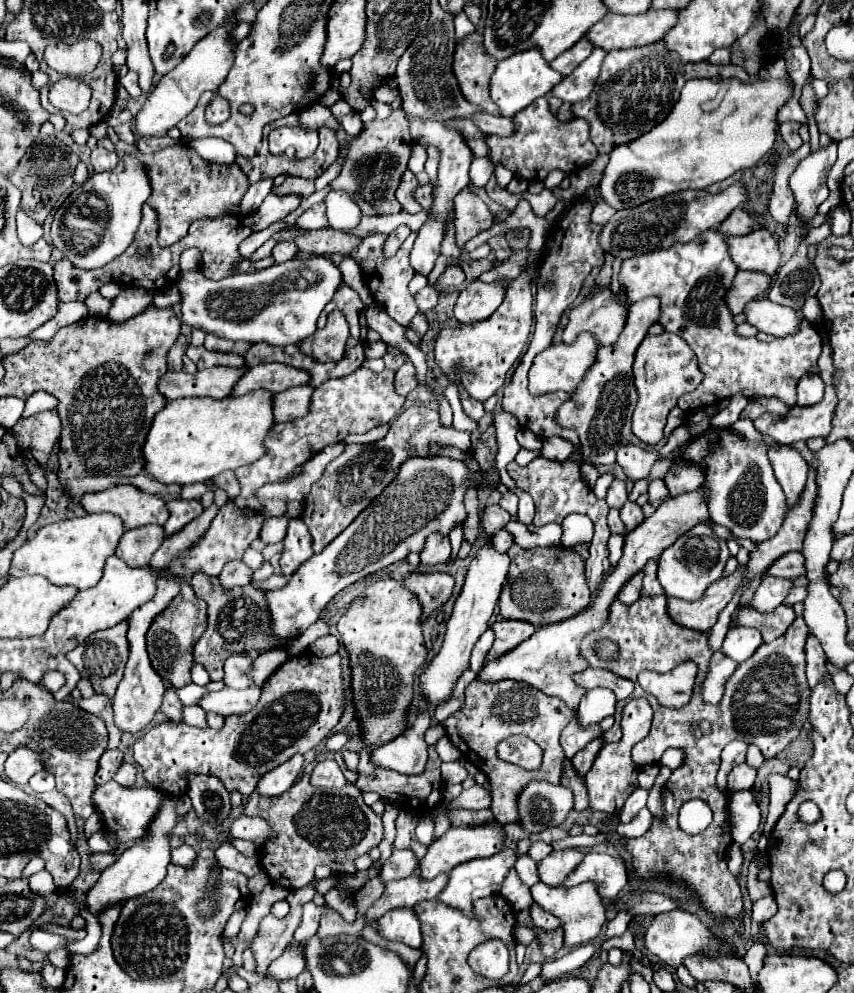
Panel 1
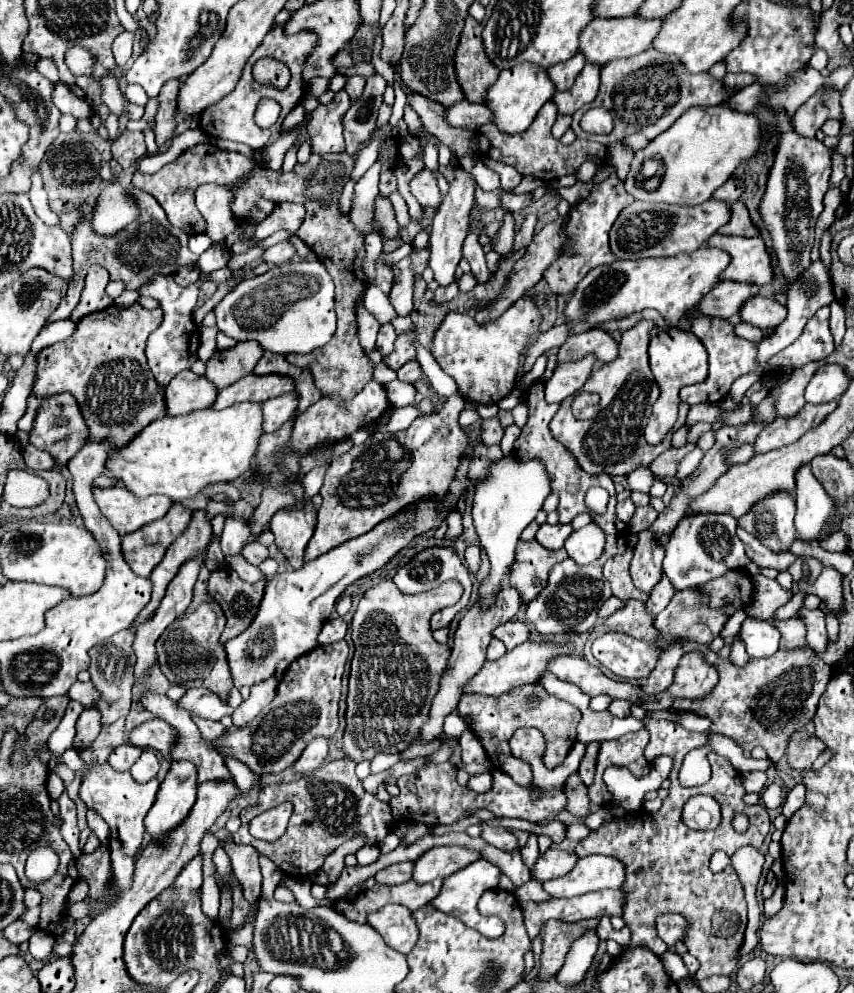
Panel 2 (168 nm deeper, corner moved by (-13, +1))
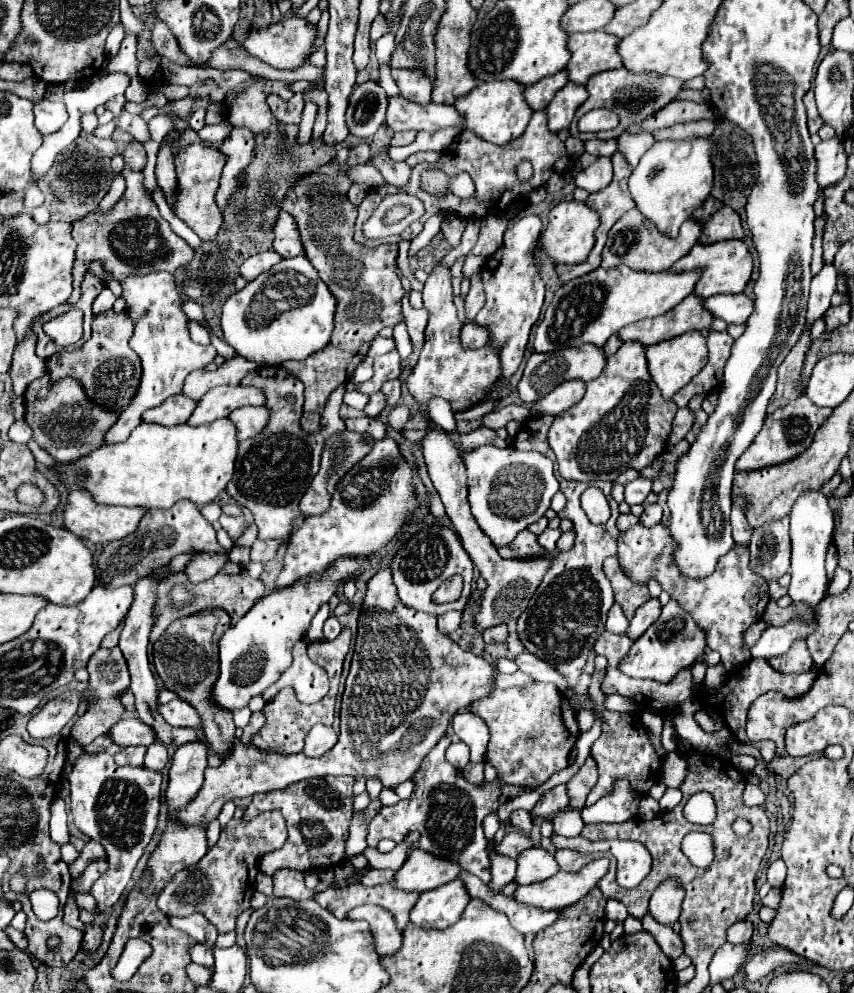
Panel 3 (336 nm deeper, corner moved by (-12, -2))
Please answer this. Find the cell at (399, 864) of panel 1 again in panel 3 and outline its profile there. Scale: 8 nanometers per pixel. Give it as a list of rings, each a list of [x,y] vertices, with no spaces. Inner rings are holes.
[[[369,870],[361,882],[365,886],[377,886],[377,884],[387,884],[387,882],[393,882],[395,880],[395,870]]]

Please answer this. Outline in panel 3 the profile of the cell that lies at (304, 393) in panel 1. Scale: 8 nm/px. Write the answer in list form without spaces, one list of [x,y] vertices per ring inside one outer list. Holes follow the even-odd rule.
[[[243,406],[229,414],[233,424],[237,424],[239,440],[255,438],[257,434],[261,434],[269,424],[269,416],[271,410],[267,406]]]

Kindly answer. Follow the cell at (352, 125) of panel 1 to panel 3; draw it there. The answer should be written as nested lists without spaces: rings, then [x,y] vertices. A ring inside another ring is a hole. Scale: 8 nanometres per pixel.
[[[365,82],[355,86],[349,96],[349,108],[345,114],[349,134],[357,138],[367,138],[369,134],[375,134],[385,122],[387,102],[389,100],[381,84]]]

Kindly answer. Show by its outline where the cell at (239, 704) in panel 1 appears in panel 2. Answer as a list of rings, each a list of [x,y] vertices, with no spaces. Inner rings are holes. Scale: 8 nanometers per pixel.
[[[188,689],[178,701],[178,707],[188,709],[190,715],[198,715],[210,721],[220,721],[224,715],[234,713],[234,709],[226,701],[220,701],[208,689]]]

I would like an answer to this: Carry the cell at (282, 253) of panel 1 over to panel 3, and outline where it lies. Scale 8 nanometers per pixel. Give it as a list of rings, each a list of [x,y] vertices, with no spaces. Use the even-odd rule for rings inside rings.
[[[269,250],[269,252],[261,252],[261,254],[255,254],[251,258],[247,258],[243,264],[241,264],[241,276],[245,276],[247,280],[253,280],[257,278],[259,274],[271,270],[277,262],[281,262],[281,254],[277,254],[275,250]]]

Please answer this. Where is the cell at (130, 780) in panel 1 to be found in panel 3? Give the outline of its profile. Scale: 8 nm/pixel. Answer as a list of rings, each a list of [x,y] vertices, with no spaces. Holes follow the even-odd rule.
[[[153,742],[149,748],[147,748],[147,754],[145,754],[145,768],[147,770],[155,770],[155,772],[161,772],[165,768],[169,760],[169,752],[167,748],[161,744],[161,742]]]

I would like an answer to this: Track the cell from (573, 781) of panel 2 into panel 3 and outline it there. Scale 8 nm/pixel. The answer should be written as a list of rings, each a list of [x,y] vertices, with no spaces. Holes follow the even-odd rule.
[[[559,784],[559,788],[549,790],[547,794],[541,796],[541,800],[535,804],[533,808],[533,816],[555,816],[557,812],[563,812],[569,808],[569,794],[567,794],[567,786]]]

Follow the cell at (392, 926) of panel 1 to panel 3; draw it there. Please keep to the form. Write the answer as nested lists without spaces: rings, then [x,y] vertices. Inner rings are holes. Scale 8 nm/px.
[[[361,906],[361,908],[353,908],[353,912],[349,912],[351,920],[367,920],[371,926],[371,932],[377,940],[377,952],[381,956],[393,956],[401,950],[403,944],[403,936],[401,930],[395,924],[395,918],[385,910],[385,908],[377,908],[377,906]]]

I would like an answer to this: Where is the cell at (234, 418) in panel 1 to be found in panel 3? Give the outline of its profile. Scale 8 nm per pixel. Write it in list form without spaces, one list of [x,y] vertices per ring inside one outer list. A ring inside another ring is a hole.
[[[229,418],[201,426],[179,424],[171,428],[141,422],[125,442],[97,448],[97,452],[89,454],[89,460],[79,460],[77,464],[57,464],[55,474],[61,482],[77,484],[91,492],[101,504],[165,510],[187,498],[197,506],[205,506],[233,478],[237,446],[237,426]]]

